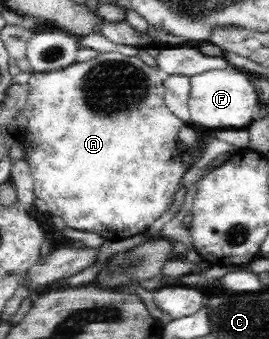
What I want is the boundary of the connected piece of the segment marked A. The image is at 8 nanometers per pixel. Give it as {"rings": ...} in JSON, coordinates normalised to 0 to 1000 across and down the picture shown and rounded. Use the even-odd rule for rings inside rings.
{"rings":[[[442,153],[364,156],[364,162],[316,180],[316,186],[275,183],[249,198],[171,209],[115,212],[104,236],[104,277],[86,333],[100,348],[100,375],[82,392],[78,419],[93,437],[89,463],[108,478],[126,528],[130,581],[160,587],[178,605],[178,622],[204,640],[227,640],[245,670],[294,681],[346,684],[390,708],[442,711],[494,699],[509,687],[554,681],[554,670],[621,628],[621,617],[643,599],[643,581],[677,546],[680,516],[695,504],[677,472],[677,451],[662,442],[662,386],[680,363],[610,301],[610,260],[602,233],[584,218],[584,201],[539,192],[517,168],[465,165]]]}

